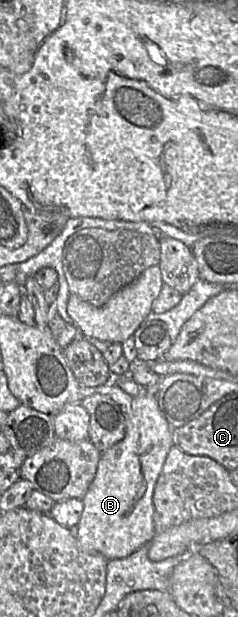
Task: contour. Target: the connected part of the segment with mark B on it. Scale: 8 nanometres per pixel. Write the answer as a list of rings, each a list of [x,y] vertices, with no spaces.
[[[140,387],[140,393],[134,397],[132,410],[126,416],[124,438],[101,453],[95,478],[82,499],[84,509],[77,525],[76,537],[82,551],[101,554],[108,560],[121,559],[152,541],[156,535],[153,493],[169,450],[174,445],[173,430],[161,413],[155,395]]]

